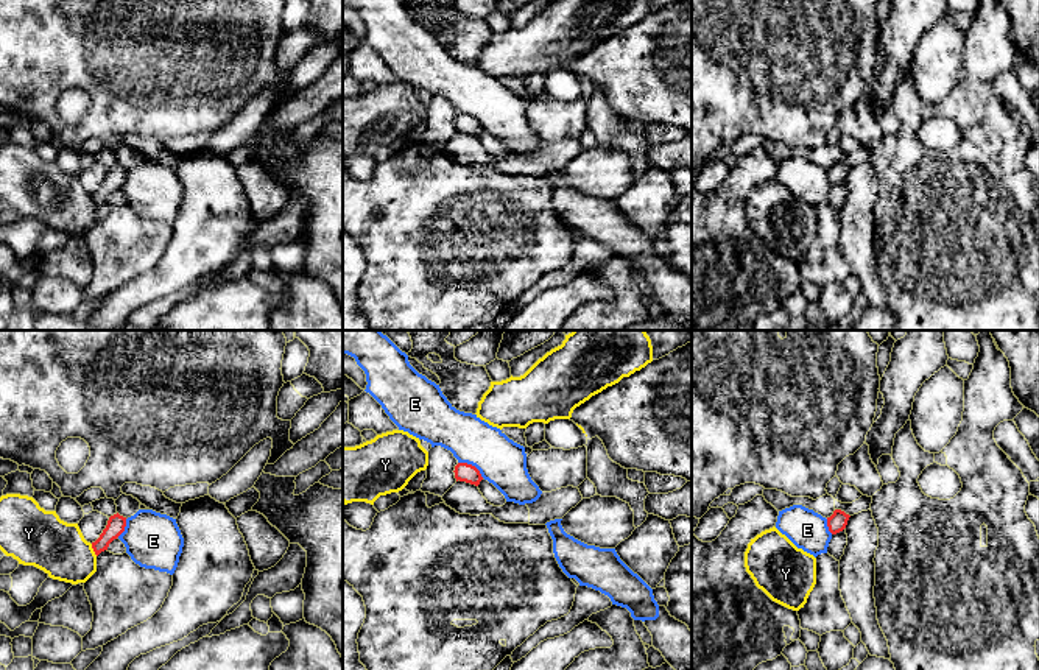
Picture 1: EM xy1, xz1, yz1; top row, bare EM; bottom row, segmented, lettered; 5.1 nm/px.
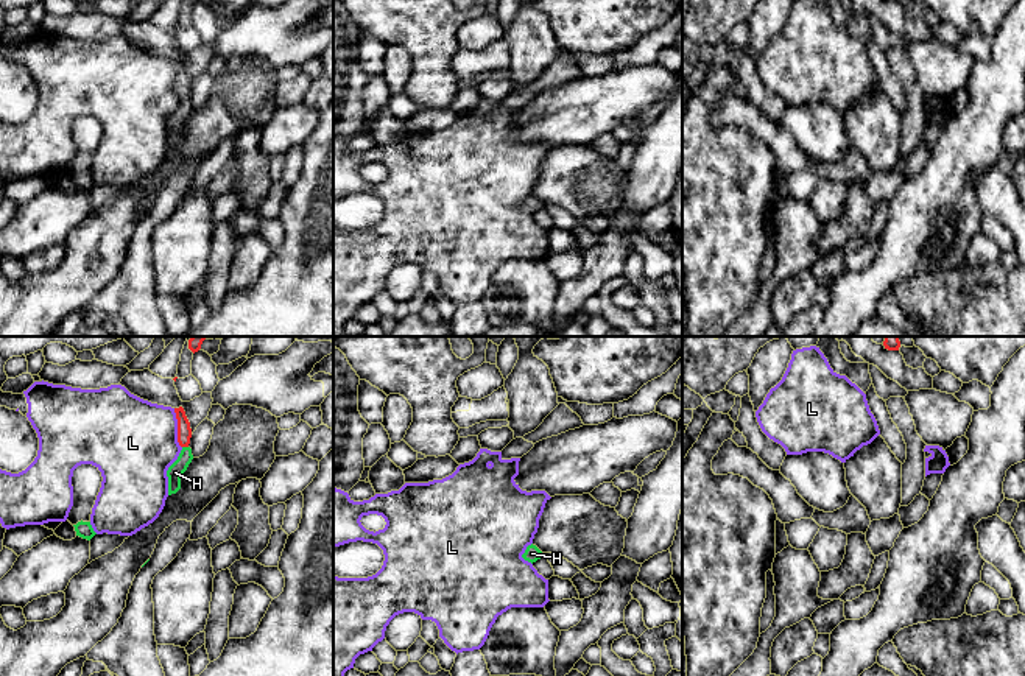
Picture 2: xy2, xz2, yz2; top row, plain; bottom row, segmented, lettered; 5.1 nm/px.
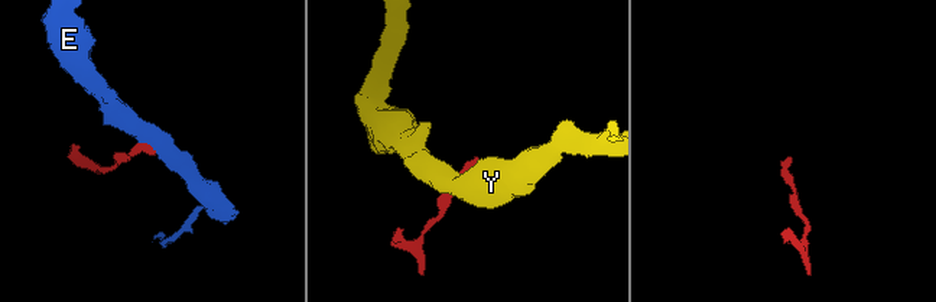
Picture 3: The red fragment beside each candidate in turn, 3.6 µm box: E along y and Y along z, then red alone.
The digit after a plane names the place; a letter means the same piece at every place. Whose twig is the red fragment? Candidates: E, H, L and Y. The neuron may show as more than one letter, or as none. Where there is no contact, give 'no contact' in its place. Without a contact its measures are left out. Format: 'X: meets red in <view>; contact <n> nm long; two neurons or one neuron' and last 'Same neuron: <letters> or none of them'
E: meets red in xz1; contact 160 nm long; two neurons
H: meets red in xy2; contact 30 nm long; one neuron
L: meets red in xy2; contact 220 nm long; two neurons
Y: meets red in xy1; contact 70 nm long; two neurons
Same neuron: H

